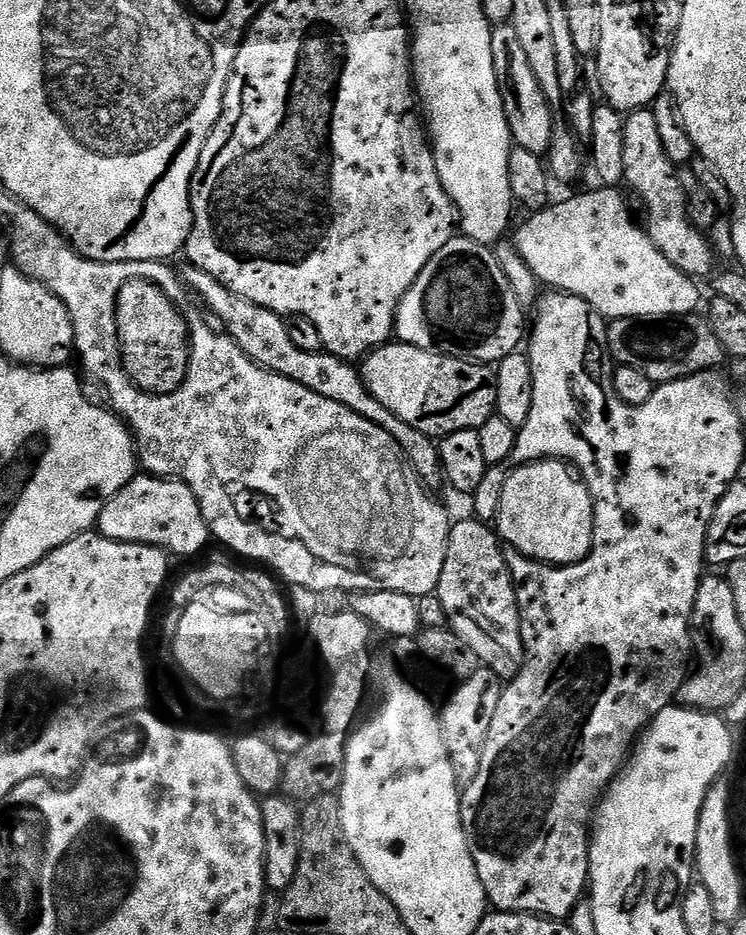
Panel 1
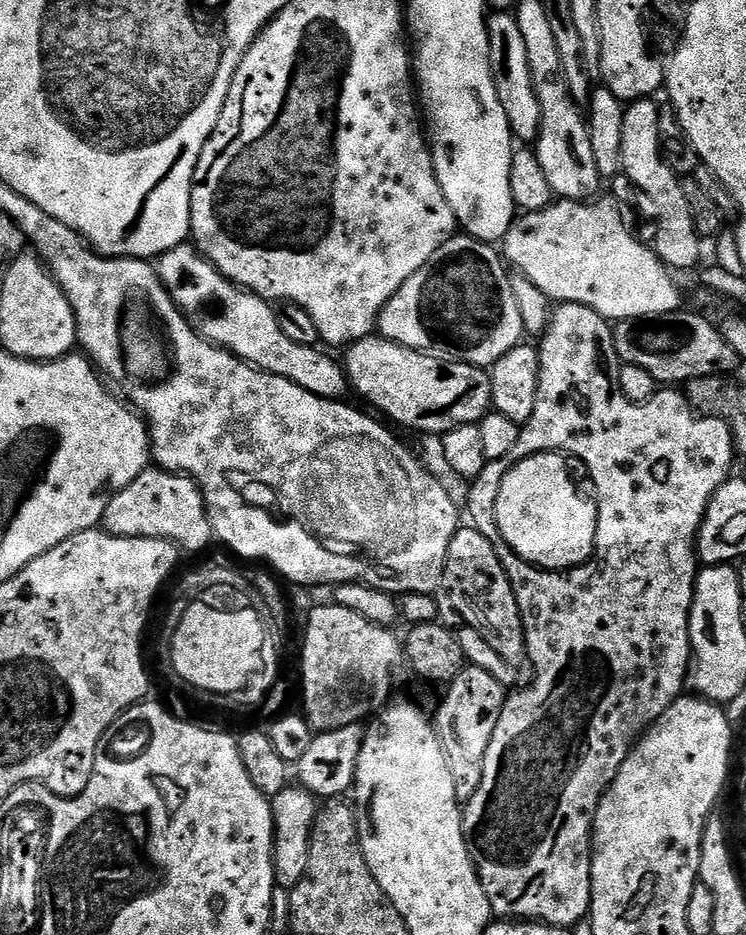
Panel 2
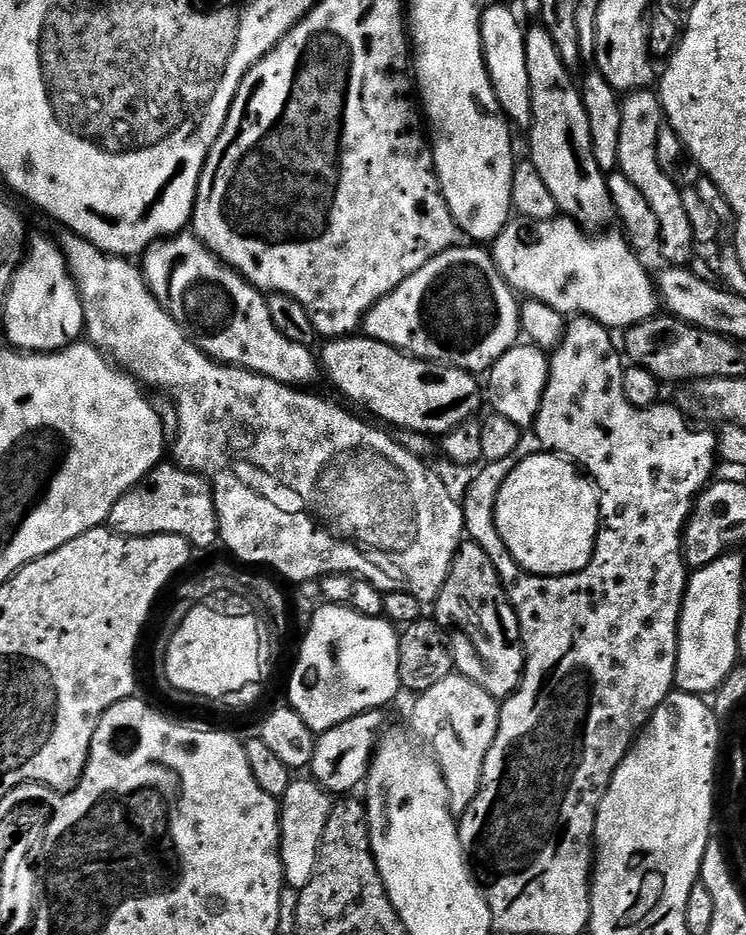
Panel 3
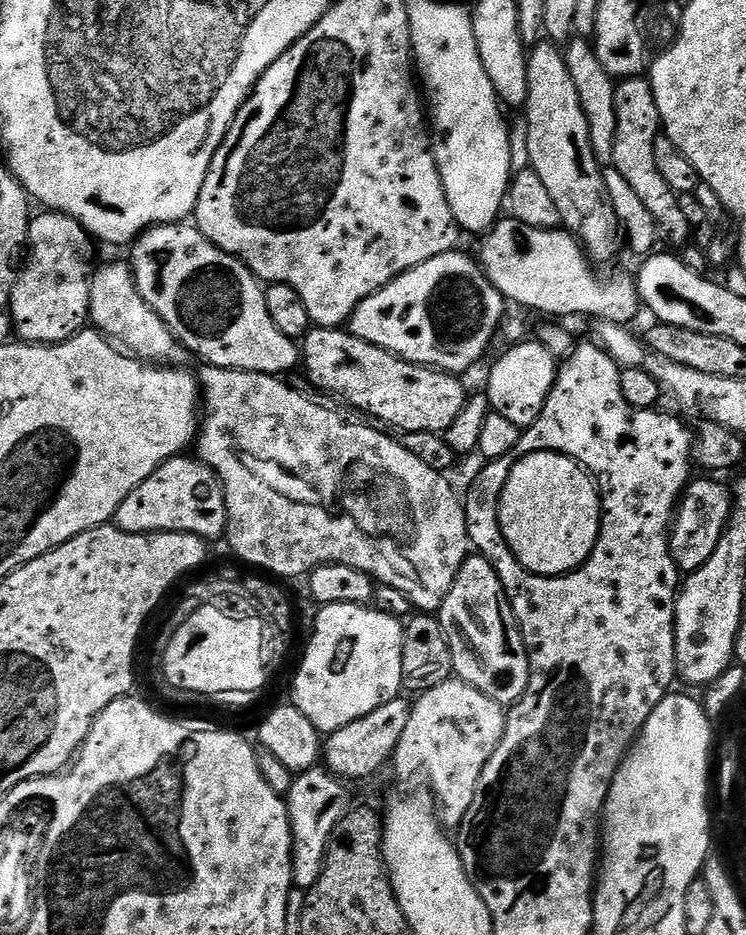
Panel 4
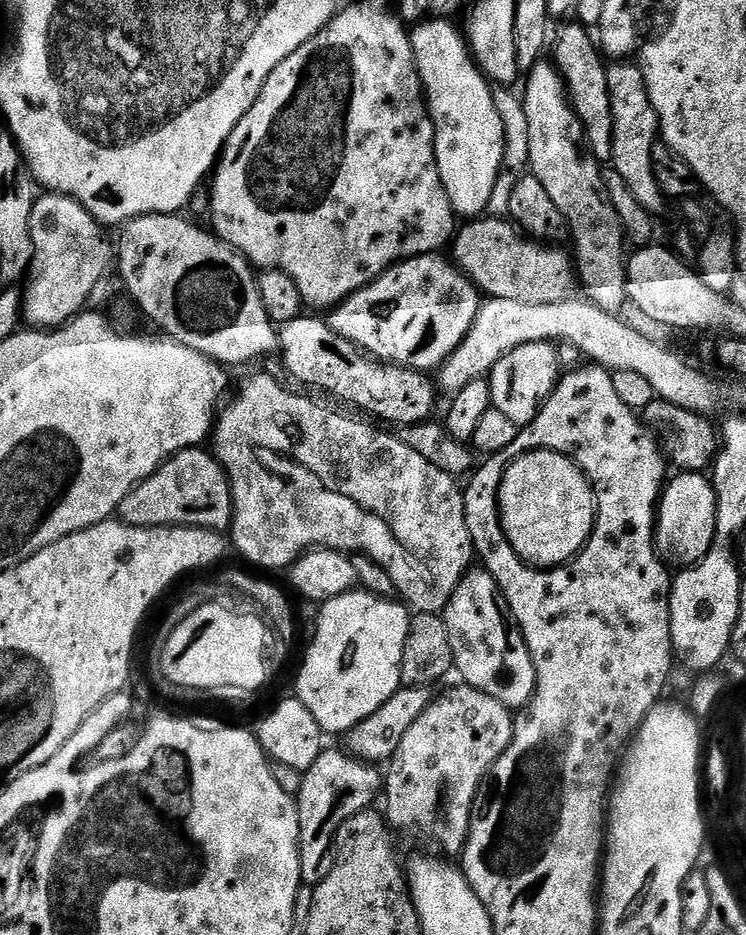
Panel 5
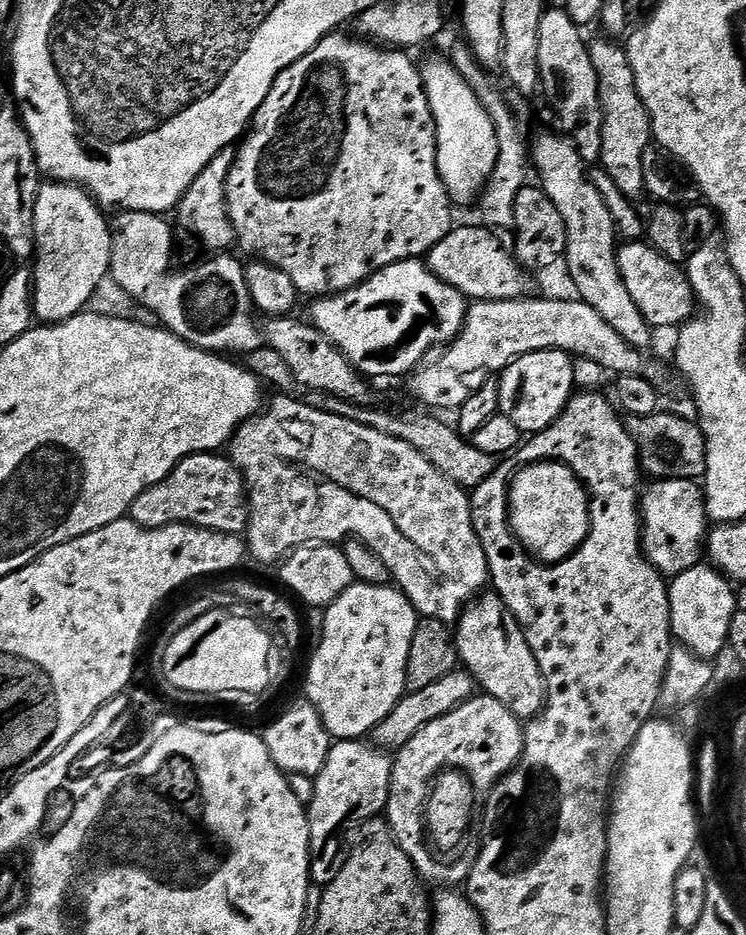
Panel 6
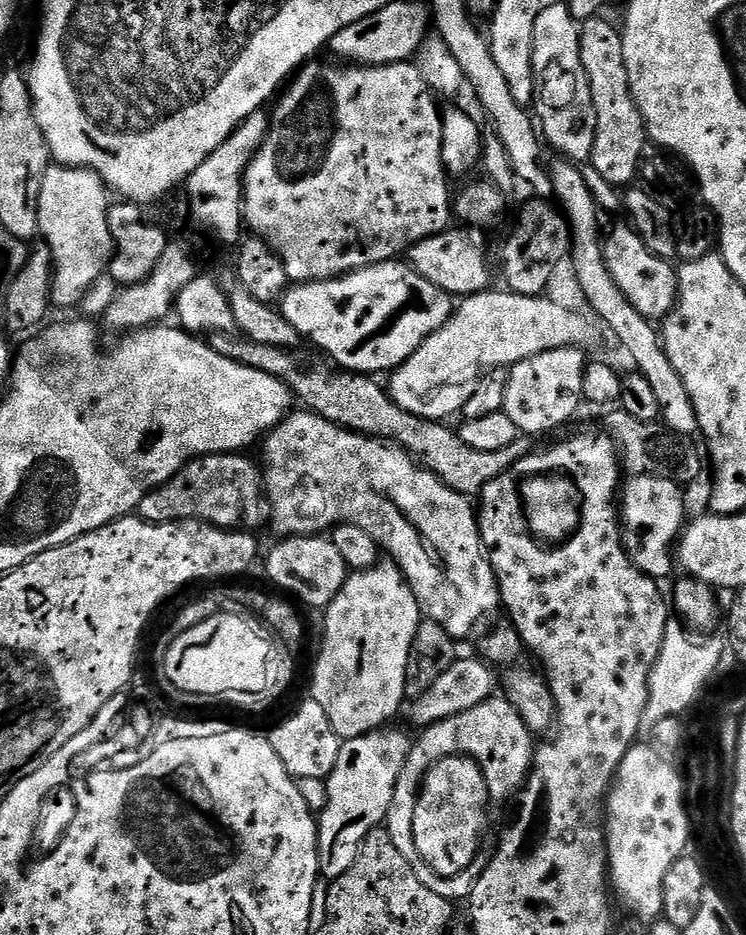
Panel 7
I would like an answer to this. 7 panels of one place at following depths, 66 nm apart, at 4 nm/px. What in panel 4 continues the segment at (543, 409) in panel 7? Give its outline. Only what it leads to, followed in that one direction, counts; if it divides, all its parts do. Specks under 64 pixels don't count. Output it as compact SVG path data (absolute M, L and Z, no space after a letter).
M516 342L509 352L504 352L496 360L496 365L488 372L486 395L491 411L502 414L509 422L514 422L521 430L528 428L542 414L542 406L556 381L558 362L539 342Z

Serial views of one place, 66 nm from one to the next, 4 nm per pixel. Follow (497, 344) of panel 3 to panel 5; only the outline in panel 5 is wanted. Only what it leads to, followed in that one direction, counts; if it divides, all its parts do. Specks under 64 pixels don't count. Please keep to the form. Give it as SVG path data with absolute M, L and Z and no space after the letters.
M436 254L405 259L388 269L372 284L367 284L343 304L331 309L332 329L342 338L357 344L363 352L386 364L401 368L415 368L425 374L439 369L451 358L455 350L467 338L480 314L482 293L455 263L439 260Z

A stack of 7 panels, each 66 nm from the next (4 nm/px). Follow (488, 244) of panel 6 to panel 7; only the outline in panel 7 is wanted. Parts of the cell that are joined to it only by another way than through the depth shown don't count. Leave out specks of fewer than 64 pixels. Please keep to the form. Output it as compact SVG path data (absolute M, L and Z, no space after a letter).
M445 230L436 236L418 242L406 253L407 263L412 271L422 274L426 282L434 282L441 290L453 298L472 296L476 292L489 291L492 280L492 268L488 265L488 256L484 253L484 244L471 236L473 233Z

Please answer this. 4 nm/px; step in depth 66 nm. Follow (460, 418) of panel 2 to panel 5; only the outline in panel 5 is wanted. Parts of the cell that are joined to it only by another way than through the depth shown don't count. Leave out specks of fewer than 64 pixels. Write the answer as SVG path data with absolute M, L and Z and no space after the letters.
M305 314L294 322L283 325L279 329L280 337L279 353L284 354L284 364L288 372L300 384L308 388L321 388L380 420L389 420L395 426L407 426L409 424L423 424L433 419L432 411L436 408L436 396L438 388L435 383L428 381L429 377L415 368L401 368L395 364L383 363L363 352L354 342L342 338L332 329L331 323L319 320L319 315Z

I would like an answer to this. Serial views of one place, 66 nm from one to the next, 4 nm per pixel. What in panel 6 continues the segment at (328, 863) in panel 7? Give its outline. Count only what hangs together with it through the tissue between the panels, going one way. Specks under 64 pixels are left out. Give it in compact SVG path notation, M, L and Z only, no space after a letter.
M363 739L337 740L333 743L326 758L326 766L322 766L314 778L314 794L306 806L310 822L313 885L323 886L338 878L338 869L342 863L342 841L349 831L348 823L353 820L353 825L359 826L367 820L377 819L385 811L390 792L392 761L393 757L389 753L378 750L375 743Z

